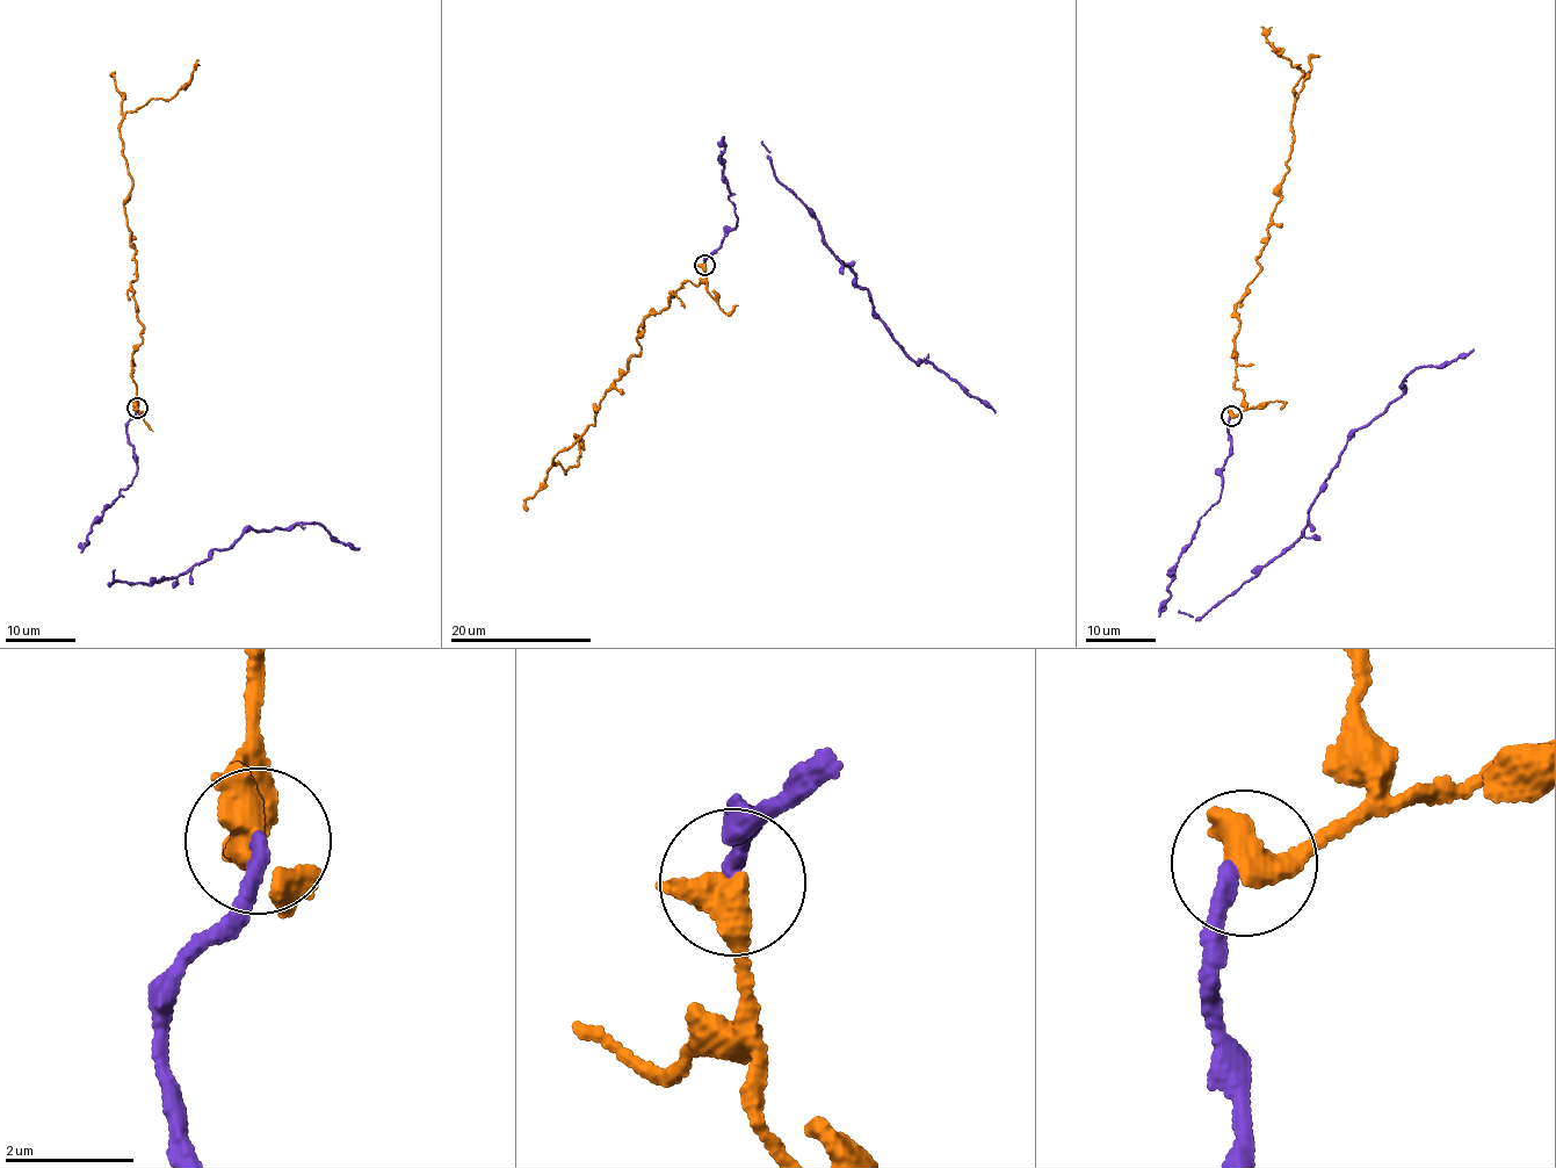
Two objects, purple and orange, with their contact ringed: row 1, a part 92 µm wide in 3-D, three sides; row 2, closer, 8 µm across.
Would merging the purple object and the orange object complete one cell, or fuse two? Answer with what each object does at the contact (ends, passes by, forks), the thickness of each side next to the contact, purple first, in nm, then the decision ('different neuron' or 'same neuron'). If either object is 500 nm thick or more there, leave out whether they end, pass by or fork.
240/600 nm | same neuron

